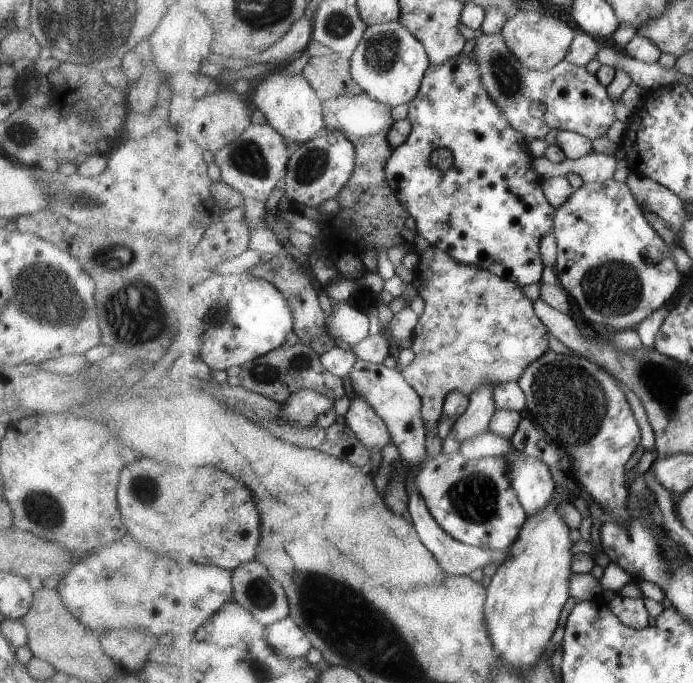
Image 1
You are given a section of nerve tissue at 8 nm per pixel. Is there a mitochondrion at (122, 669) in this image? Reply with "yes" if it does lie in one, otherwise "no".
no

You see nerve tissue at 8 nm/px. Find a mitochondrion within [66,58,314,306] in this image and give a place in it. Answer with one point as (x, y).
(247, 157)

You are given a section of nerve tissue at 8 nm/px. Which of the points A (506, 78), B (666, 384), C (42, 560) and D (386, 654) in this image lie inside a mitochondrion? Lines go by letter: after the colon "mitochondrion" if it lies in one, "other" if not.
A: mitochondrion
B: mitochondrion
C: other
D: mitochondrion

